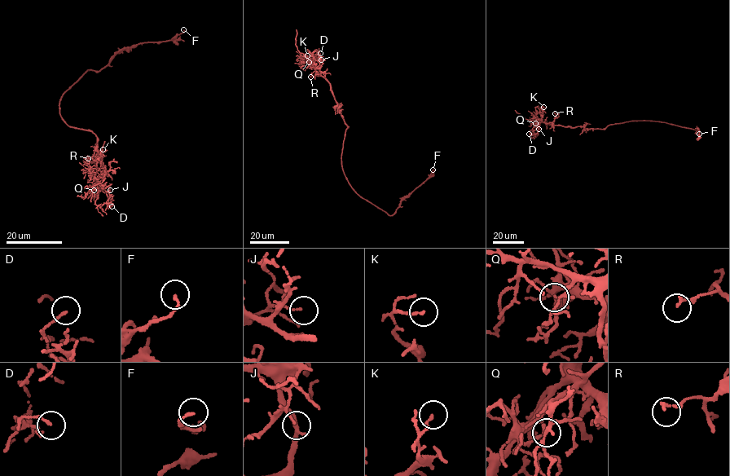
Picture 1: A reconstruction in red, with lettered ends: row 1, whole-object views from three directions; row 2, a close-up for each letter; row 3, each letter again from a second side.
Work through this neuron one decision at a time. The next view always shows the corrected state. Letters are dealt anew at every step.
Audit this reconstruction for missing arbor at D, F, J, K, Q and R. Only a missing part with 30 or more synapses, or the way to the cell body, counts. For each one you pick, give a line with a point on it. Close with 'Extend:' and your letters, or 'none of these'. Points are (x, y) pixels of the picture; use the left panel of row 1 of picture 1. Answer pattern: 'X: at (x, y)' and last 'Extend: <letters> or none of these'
Extend: none of these

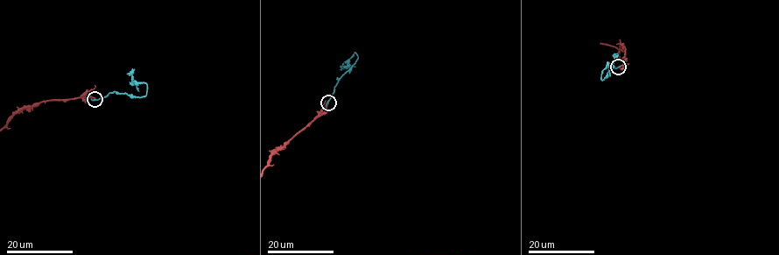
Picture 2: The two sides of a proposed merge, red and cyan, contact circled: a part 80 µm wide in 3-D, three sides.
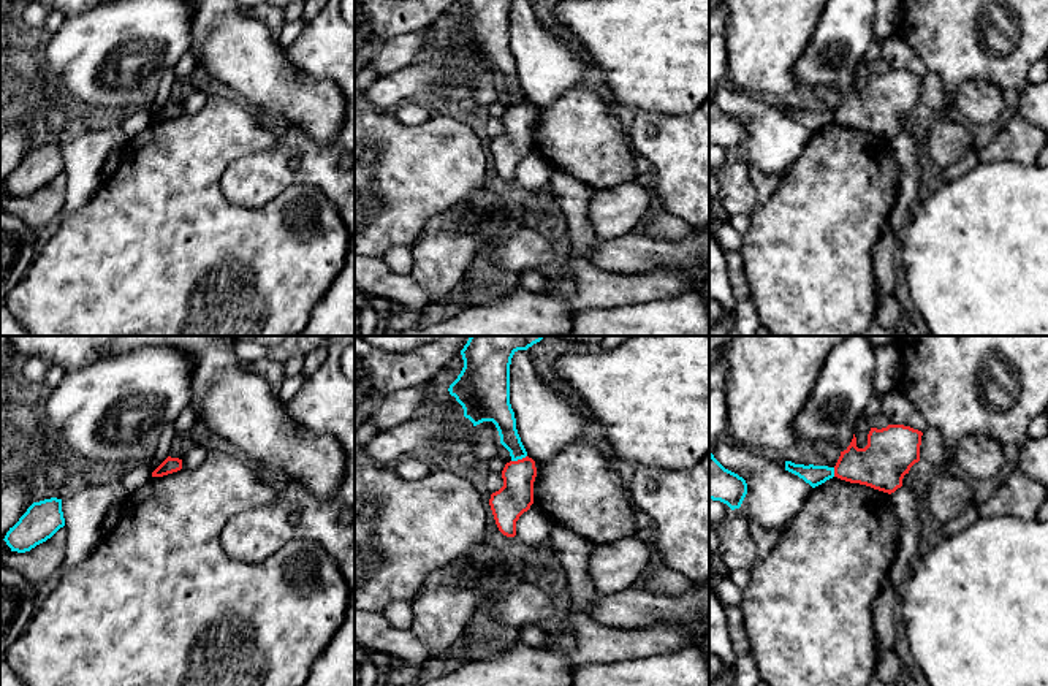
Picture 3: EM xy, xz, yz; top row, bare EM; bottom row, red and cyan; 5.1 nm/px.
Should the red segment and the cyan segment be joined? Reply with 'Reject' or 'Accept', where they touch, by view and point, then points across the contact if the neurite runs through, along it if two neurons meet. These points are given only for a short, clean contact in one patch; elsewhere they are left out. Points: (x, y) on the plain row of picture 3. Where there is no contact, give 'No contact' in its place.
Reject. Touches red at xz (518, 105). Boundary: xz (526, 100), (512, 106)

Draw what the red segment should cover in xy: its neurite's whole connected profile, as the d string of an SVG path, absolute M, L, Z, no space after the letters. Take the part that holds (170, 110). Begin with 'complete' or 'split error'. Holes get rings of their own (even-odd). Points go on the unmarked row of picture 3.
complete; M168 101L154 117L152 122L163 122L182 114L182 105Z

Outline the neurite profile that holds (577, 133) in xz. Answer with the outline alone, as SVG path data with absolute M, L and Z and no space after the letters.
M575 87L535 112L533 151L556 170L594 190L635 181L633 146L597 90Z

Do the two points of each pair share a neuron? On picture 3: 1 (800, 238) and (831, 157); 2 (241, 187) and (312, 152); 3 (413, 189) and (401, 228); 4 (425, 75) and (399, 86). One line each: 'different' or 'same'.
1: same
2: same
3: same
4: same

